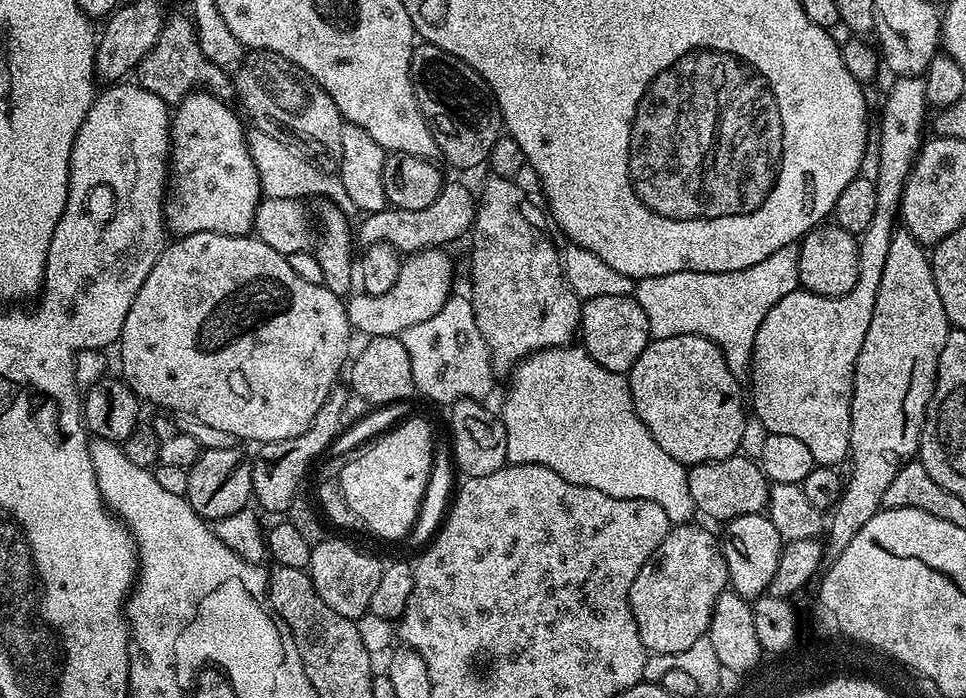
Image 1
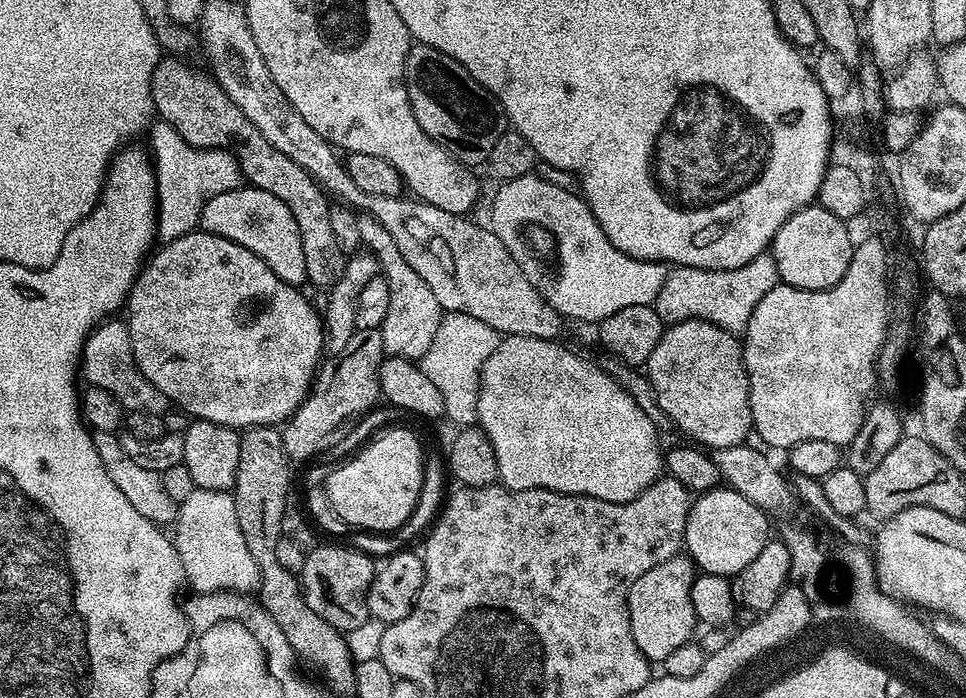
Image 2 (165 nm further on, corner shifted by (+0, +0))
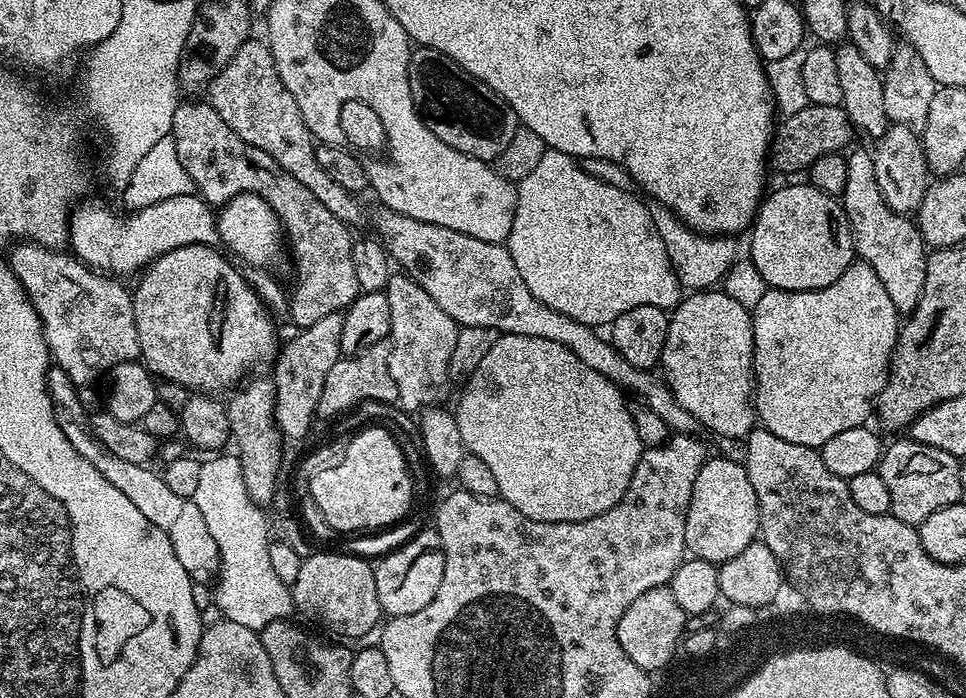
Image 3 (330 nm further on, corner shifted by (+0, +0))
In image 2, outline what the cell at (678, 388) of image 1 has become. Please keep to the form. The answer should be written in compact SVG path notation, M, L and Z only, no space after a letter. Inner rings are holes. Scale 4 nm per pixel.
M704 320L667 325L654 354L650 354L646 375L671 427L689 436L689 441L715 450L749 439L753 427L748 375L741 341L733 333Z

